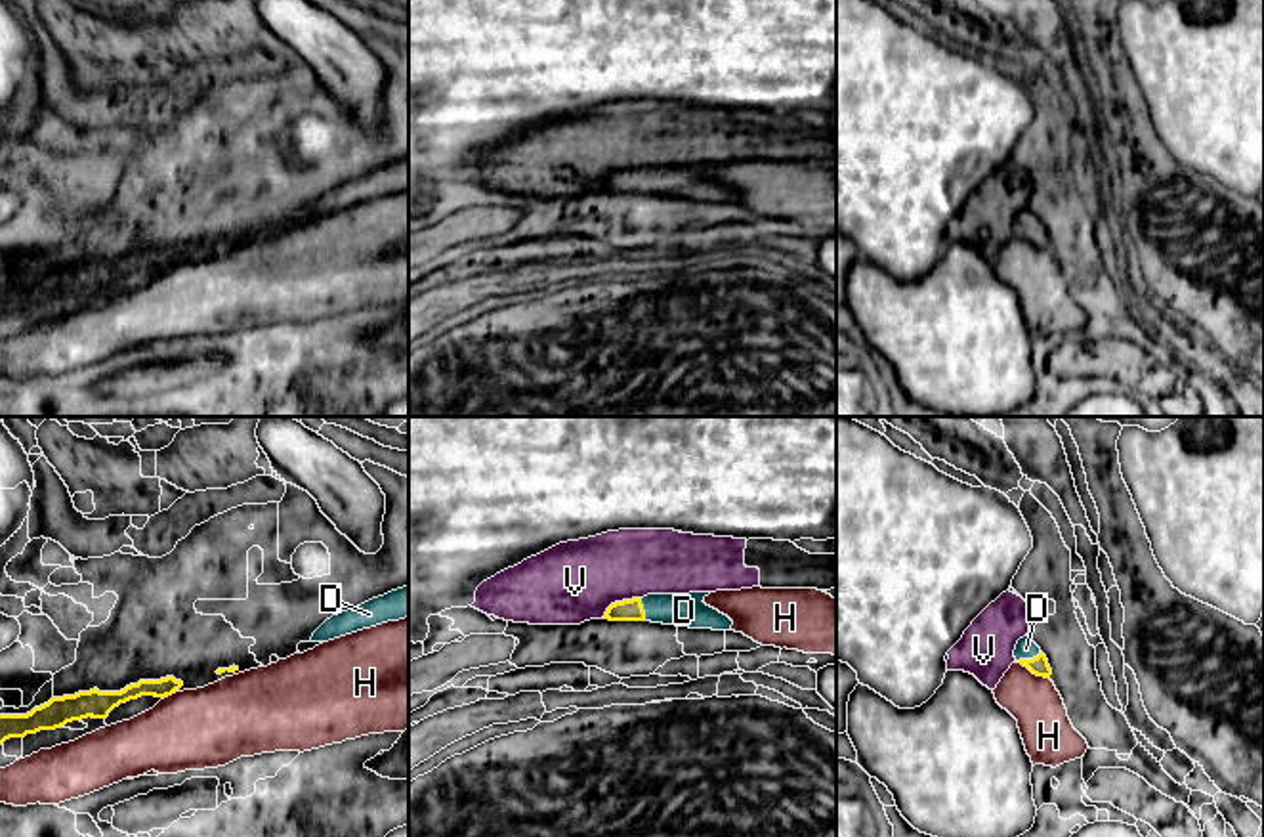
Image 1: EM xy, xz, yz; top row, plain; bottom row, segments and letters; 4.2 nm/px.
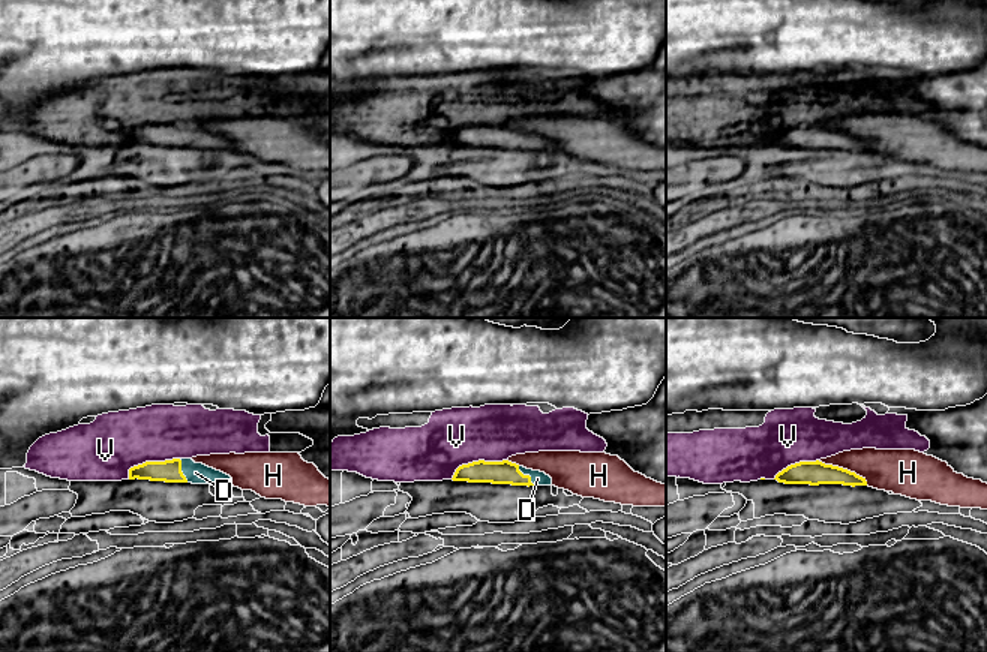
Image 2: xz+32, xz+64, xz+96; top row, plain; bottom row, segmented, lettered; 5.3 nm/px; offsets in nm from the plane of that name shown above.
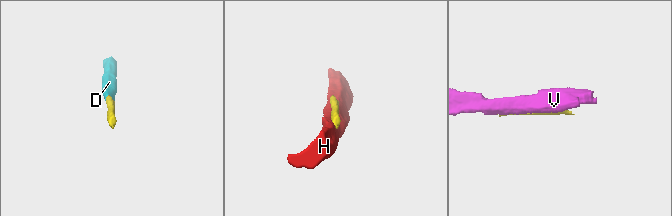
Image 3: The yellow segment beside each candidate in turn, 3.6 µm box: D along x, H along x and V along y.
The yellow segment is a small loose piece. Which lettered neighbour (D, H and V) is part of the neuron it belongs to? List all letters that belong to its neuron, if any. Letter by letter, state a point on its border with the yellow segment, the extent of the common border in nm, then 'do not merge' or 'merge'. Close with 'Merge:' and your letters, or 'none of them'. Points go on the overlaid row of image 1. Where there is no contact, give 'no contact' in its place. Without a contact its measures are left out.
D: yz (1030, 660) | 110 nm | merge
H: yz (1033, 673) | 160 nm | do not merge
V: xz (619, 602) | 190 nm | do not merge
Merge: D

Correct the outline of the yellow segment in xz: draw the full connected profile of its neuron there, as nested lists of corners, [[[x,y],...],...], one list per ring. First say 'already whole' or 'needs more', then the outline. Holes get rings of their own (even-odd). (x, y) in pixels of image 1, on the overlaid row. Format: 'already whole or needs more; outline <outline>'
needs more; outline [[[647,594],[643,598],[622,600],[611,604],[603,619],[729,631],[733,621],[703,602],[708,594]]]

